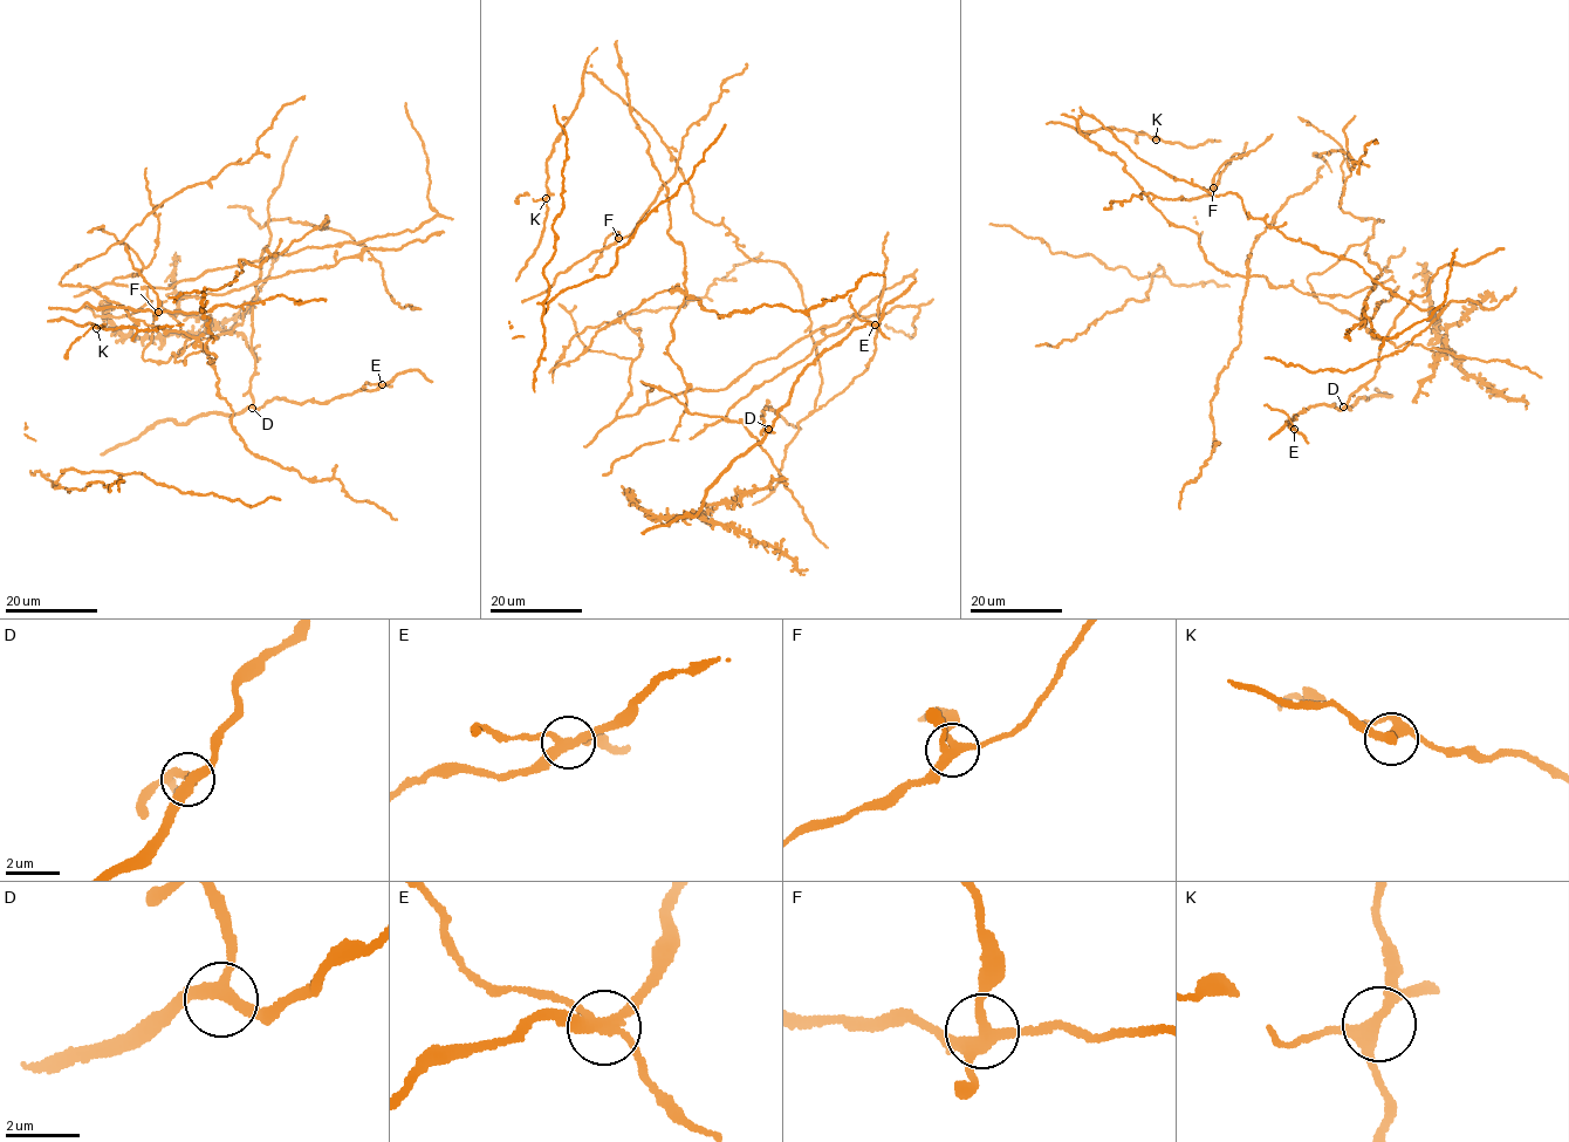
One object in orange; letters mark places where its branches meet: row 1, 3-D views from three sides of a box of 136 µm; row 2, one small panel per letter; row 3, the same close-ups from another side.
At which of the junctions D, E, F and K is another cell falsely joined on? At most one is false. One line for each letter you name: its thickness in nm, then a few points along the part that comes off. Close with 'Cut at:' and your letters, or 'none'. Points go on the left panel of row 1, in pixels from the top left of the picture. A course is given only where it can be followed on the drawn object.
E: 280 nm thick; foreign part runs (382, 385), (365, 382), (363, 388), (365, 387)
Cut at: E

